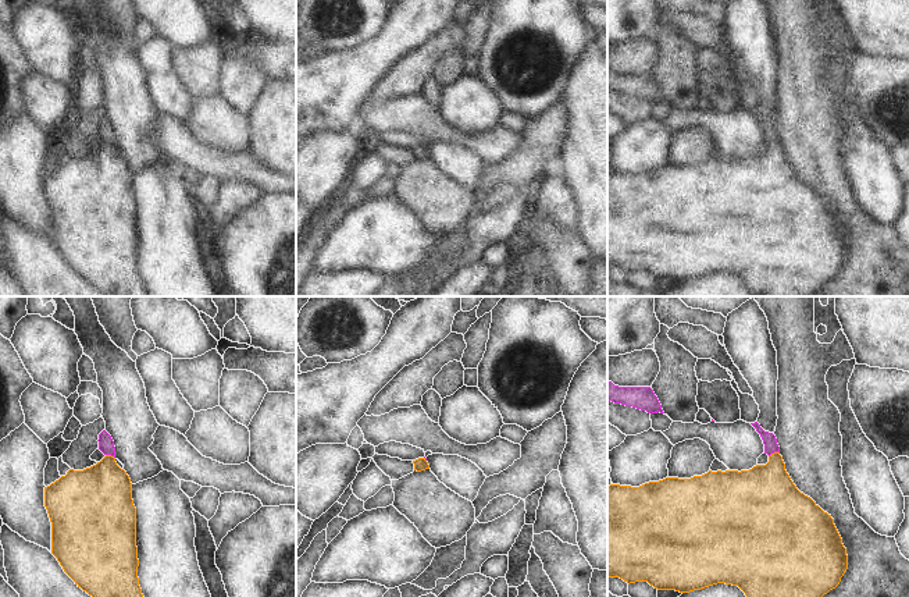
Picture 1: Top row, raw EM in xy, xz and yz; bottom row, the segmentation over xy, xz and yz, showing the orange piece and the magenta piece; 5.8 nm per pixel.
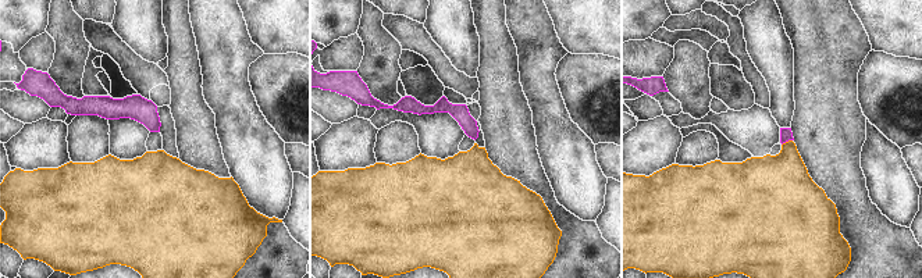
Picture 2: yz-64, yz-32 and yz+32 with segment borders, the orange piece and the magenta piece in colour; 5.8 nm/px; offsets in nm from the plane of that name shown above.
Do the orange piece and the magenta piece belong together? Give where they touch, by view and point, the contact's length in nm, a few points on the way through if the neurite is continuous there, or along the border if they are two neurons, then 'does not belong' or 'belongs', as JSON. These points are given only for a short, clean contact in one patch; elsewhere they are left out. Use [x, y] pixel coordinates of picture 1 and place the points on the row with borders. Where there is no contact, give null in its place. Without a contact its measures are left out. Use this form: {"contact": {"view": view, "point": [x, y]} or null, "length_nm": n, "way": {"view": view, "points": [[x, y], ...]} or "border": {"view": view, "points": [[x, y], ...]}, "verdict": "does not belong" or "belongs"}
{"contact": {"view": "yz", "point": [774, 452]}, "length_nm": 70, "way": {"view": "yz", "points": [[765, 494], [774, 471], [774, 452], [769, 439]]}, "verdict": "belongs"}

